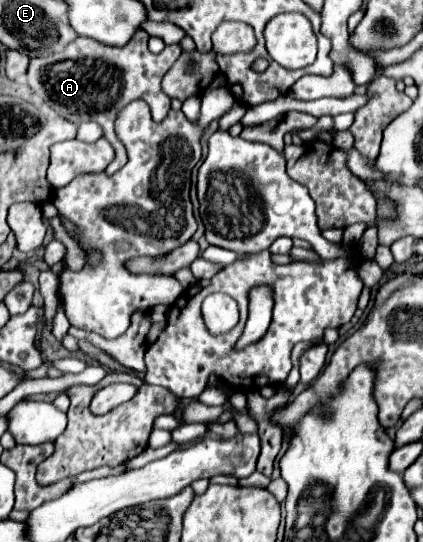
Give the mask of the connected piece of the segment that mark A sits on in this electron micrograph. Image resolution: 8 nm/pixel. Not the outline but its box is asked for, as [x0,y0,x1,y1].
[28,30,180,176]

